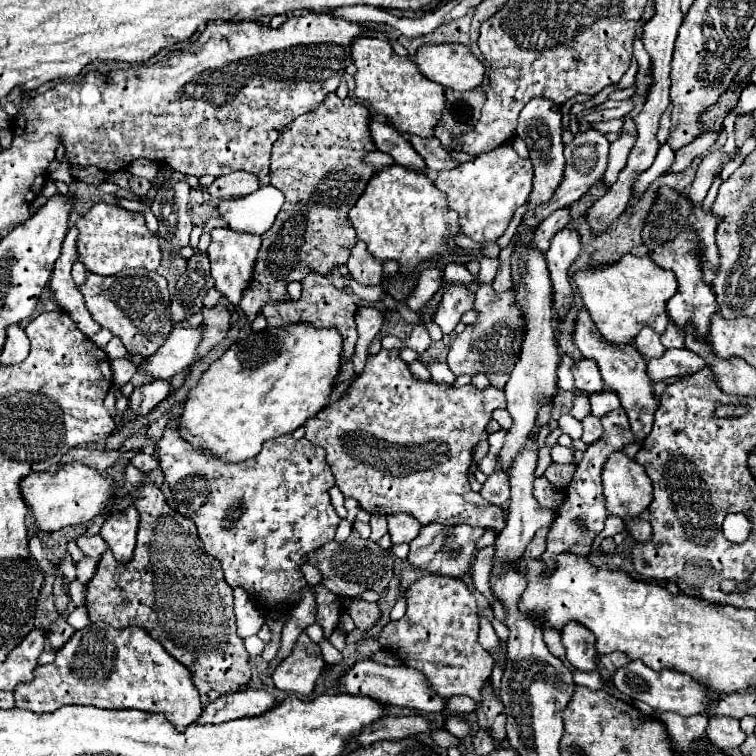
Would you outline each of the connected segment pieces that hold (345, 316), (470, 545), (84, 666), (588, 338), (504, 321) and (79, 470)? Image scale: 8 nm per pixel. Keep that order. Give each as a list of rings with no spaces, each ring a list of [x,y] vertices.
[[[307,274],[303,280],[303,292],[299,300],[293,298],[285,298],[277,304],[267,304],[263,306],[263,314],[267,318],[267,326],[275,328],[275,326],[285,326],[291,322],[311,322],[315,326],[335,326],[339,332],[343,332],[343,364],[347,362],[347,358],[353,354],[355,342],[357,342],[357,326],[355,326],[355,312],[357,312],[357,304],[353,300],[353,296],[339,292],[325,276],[319,274]]]
[[[427,524],[421,530],[425,530],[425,532],[421,532],[411,542],[411,550],[407,556],[407,562],[415,570],[425,570],[431,574],[453,576],[453,578],[469,574],[471,564],[475,560],[475,552],[477,552],[477,540],[481,538],[483,528],[473,528],[467,524],[457,524],[451,528],[447,528],[445,524]]]
[[[91,624],[89,628],[77,630],[57,650],[57,660],[37,666],[35,678],[19,684],[13,694],[15,706],[33,712],[53,712],[65,704],[161,712],[181,732],[203,712],[199,690],[183,664],[169,656],[143,628],[117,630],[109,624]]]
[[[585,308],[579,310],[579,316],[575,320],[573,342],[575,342],[575,346],[581,350],[581,354],[585,358],[591,358],[591,360],[597,362],[605,386],[609,386],[619,396],[621,406],[625,408],[625,412],[629,416],[629,424],[631,424],[631,430],[633,430],[635,438],[639,442],[645,440],[647,434],[653,428],[653,414],[657,410],[655,392],[653,392],[651,380],[647,378],[647,372],[645,372],[645,358],[631,344],[611,344],[609,340],[603,340],[603,336],[595,328],[595,322],[585,312]]]
[[[479,284],[477,294],[475,294],[475,308],[481,312],[479,322],[473,326],[467,326],[453,342],[447,364],[455,376],[475,376],[475,374],[485,374],[493,386],[503,388],[505,382],[509,380],[509,374],[517,362],[519,348],[521,348],[521,338],[523,338],[523,318],[521,310],[515,308],[511,298],[511,292],[495,294],[489,284]]]
[[[69,462],[57,472],[33,472],[23,478],[21,492],[33,512],[31,518],[35,526],[45,532],[59,530],[67,524],[83,524],[99,514],[107,514],[111,500],[115,500],[115,484],[81,462]]]

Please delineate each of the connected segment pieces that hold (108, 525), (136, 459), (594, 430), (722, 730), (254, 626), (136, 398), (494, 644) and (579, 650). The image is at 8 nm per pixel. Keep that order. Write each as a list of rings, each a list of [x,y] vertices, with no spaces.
[[[131,504],[125,510],[113,510],[111,516],[105,518],[101,528],[101,538],[107,542],[109,550],[119,562],[129,562],[135,548],[135,536],[139,526],[139,512]]]
[[[137,452],[137,454],[133,456],[131,464],[133,464],[135,468],[139,468],[141,472],[145,472],[145,474],[151,472],[151,470],[155,470],[155,468],[159,466],[159,462],[157,462],[155,456],[149,456],[149,454],[143,454],[143,452]]]
[[[587,414],[587,416],[581,420],[581,424],[583,424],[583,436],[581,436],[581,440],[583,440],[585,444],[591,444],[591,442],[595,442],[595,440],[601,438],[603,428],[601,428],[601,422],[599,422],[597,416]]]
[[[713,716],[709,720],[707,736],[717,748],[721,748],[725,752],[731,752],[731,750],[739,748],[747,738],[745,732],[739,726],[739,720],[729,718],[729,716]]]
[[[233,588],[235,596],[235,618],[237,618],[237,634],[241,638],[253,636],[263,626],[263,608],[251,602],[251,596],[243,592],[243,588]]]
[[[151,380],[147,384],[137,386],[131,392],[129,408],[135,410],[137,416],[151,412],[167,394],[171,392],[171,380]]]
[[[479,618],[479,644],[485,648],[485,650],[499,650],[501,648],[501,640],[499,640],[499,636],[495,634],[495,630],[493,630],[493,626],[491,626],[491,622],[489,620],[485,620],[485,618]]]
[[[567,624],[567,628],[561,628],[561,640],[565,646],[567,660],[577,670],[597,670],[595,666],[595,636],[583,628],[583,624]]]

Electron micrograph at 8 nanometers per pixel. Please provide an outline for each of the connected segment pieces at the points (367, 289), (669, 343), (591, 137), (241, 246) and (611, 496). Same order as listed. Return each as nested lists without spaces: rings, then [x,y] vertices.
[[[339,264],[337,270],[343,274],[343,278],[347,280],[347,286],[349,286],[349,288],[351,288],[351,290],[361,298],[361,300],[379,300],[381,294],[385,292],[381,286],[365,286],[365,284],[357,282],[357,280],[349,274],[347,264]]]
[[[669,322],[667,330],[661,336],[661,342],[665,348],[683,348],[683,332],[677,328],[675,322]]]
[[[591,128],[591,130],[587,130],[587,132],[575,134],[575,138],[573,138],[569,144],[565,144],[565,160],[567,160],[567,166],[565,166],[563,182],[559,184],[555,196],[553,196],[547,204],[539,206],[533,216],[527,216],[527,218],[525,218],[525,224],[537,226],[543,218],[547,218],[547,216],[549,216],[551,212],[555,212],[557,208],[569,206],[569,204],[573,204],[575,200],[579,200],[583,194],[587,194],[593,184],[603,182],[603,176],[605,176],[605,170],[607,170],[609,146],[611,146],[611,142],[607,140],[607,136],[603,136],[603,134],[601,134],[599,130],[595,130],[595,128]]]
[[[213,228],[211,230],[211,244],[207,248],[207,254],[211,260],[211,276],[215,280],[215,288],[221,294],[225,294],[233,306],[239,304],[243,290],[251,282],[259,248],[261,248],[261,236],[257,236],[257,234],[231,232],[229,228]]]
[[[621,450],[611,452],[603,466],[603,494],[607,512],[619,518],[639,516],[653,500],[653,488],[643,466],[623,456]]]

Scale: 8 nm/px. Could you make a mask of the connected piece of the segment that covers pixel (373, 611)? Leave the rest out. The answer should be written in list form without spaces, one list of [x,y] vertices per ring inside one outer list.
[[[349,598],[347,614],[353,618],[353,622],[359,630],[367,632],[377,622],[377,618],[381,616],[381,610],[373,602],[365,602],[361,598]]]

